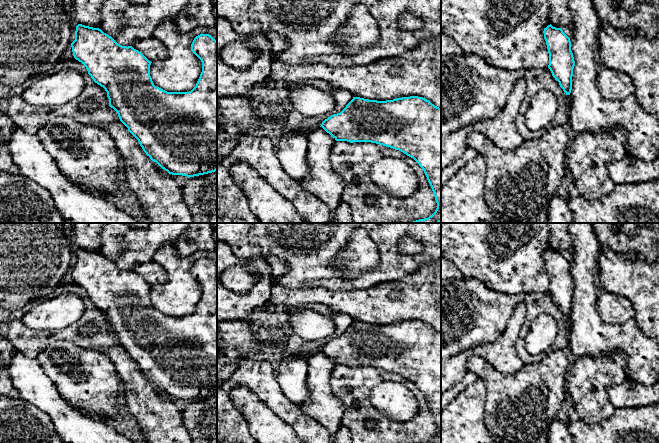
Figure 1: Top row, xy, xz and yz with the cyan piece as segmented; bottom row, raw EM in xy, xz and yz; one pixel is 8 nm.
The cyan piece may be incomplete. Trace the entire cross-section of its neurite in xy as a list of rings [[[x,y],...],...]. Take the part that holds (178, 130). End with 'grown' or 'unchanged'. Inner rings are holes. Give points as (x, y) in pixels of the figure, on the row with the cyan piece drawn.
[[[78,24],[71,47],[74,58],[86,67],[94,82],[105,89],[109,106],[117,112],[120,121],[152,161],[169,174],[188,178],[217,170],[217,41],[211,35],[200,34],[191,44],[191,51],[202,62],[202,72],[196,86],[189,92],[167,92],[156,87],[150,76],[152,62],[132,46],[118,44],[99,28]]] | unchanged

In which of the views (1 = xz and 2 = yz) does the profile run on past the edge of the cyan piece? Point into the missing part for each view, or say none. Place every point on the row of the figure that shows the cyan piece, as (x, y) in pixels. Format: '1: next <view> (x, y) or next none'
1: next none
2: next none

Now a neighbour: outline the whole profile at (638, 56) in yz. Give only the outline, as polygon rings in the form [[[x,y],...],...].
[[[600,23],[598,31],[600,57],[603,66],[627,73],[635,86],[634,96],[643,110],[659,113],[659,32],[653,38],[630,35],[626,30]]]

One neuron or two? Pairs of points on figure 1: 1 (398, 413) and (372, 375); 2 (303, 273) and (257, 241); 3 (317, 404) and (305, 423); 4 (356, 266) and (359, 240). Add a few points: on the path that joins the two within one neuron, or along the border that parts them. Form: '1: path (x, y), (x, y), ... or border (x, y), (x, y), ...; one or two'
1: border (402, 384), (377, 384), (371, 392), (370, 402); two
2: path (293, 261), (273, 241), (269, 241); one
3: border (297, 405), (328, 431); two
4: path (356, 260), (359, 254), (359, 246); one

